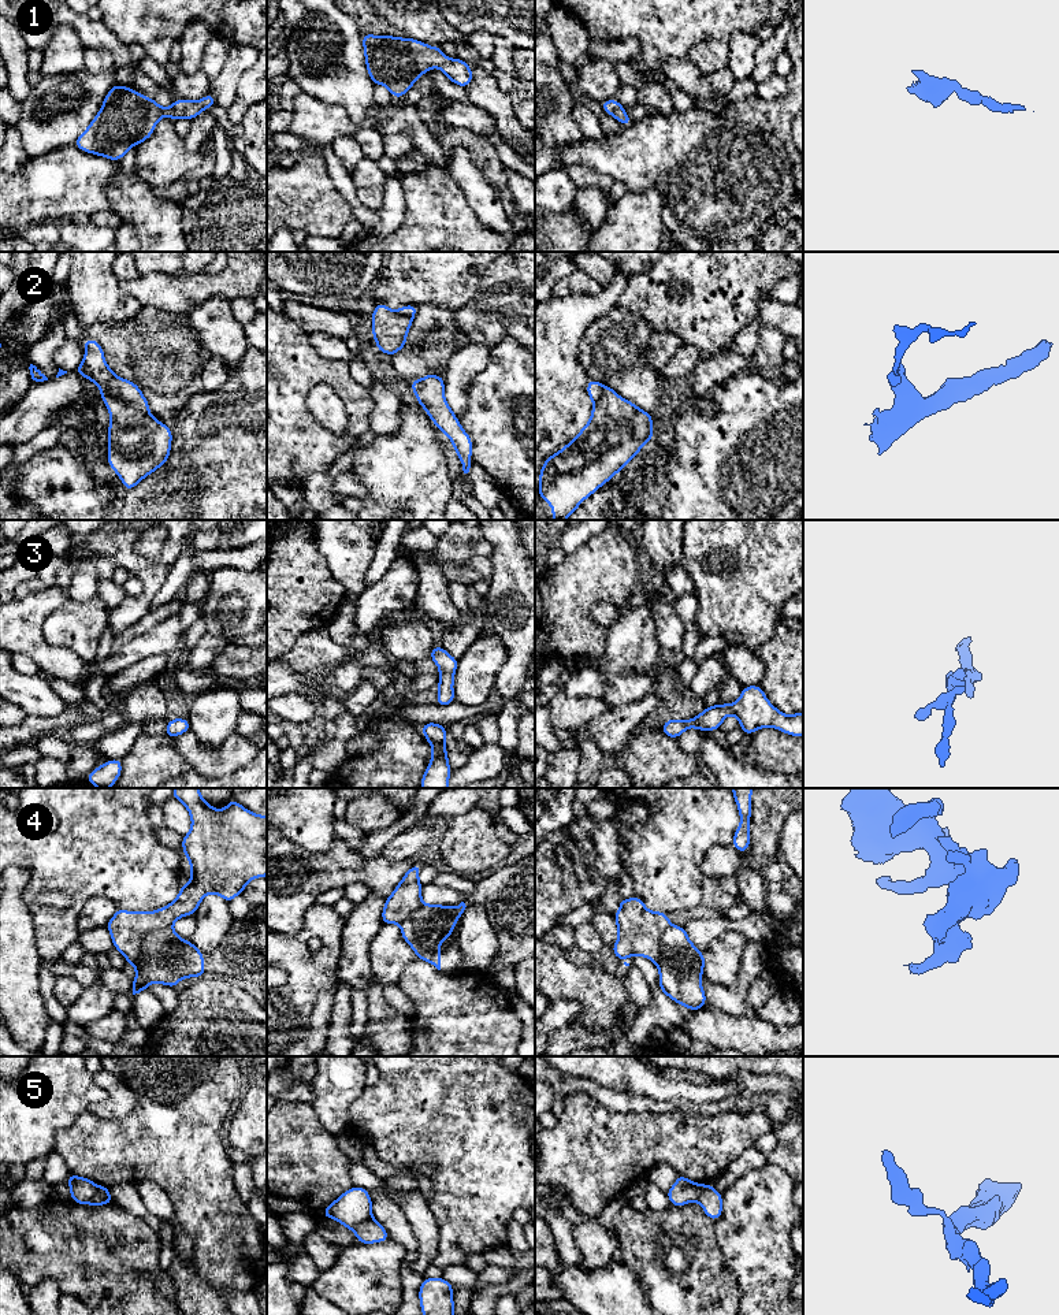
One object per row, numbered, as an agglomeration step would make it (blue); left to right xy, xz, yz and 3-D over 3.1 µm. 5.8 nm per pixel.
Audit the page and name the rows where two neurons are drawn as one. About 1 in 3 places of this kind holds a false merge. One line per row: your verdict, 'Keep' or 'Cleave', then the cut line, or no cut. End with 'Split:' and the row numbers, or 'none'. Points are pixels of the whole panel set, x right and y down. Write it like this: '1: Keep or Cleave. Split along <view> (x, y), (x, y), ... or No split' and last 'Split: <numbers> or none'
1: Keep. No split
2: Cleave. Split along xy (108, 383), (110, 394), (119, 396), (137, 408), (148, 409)
3: Keep. No split
4: Cleave. Split along xy (170, 927), (149, 929), (142, 936), (141, 954), (132, 964)
5: Cleave. Split along xz (371, 1217), (350, 1229)
Split: 2, 4, 5

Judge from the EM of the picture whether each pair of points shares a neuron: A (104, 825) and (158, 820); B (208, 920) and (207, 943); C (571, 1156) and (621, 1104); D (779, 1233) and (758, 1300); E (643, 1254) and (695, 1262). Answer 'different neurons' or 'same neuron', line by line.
A: different neurons
B: same neuron
C: different neurons
D: same neuron
E: same neuron

